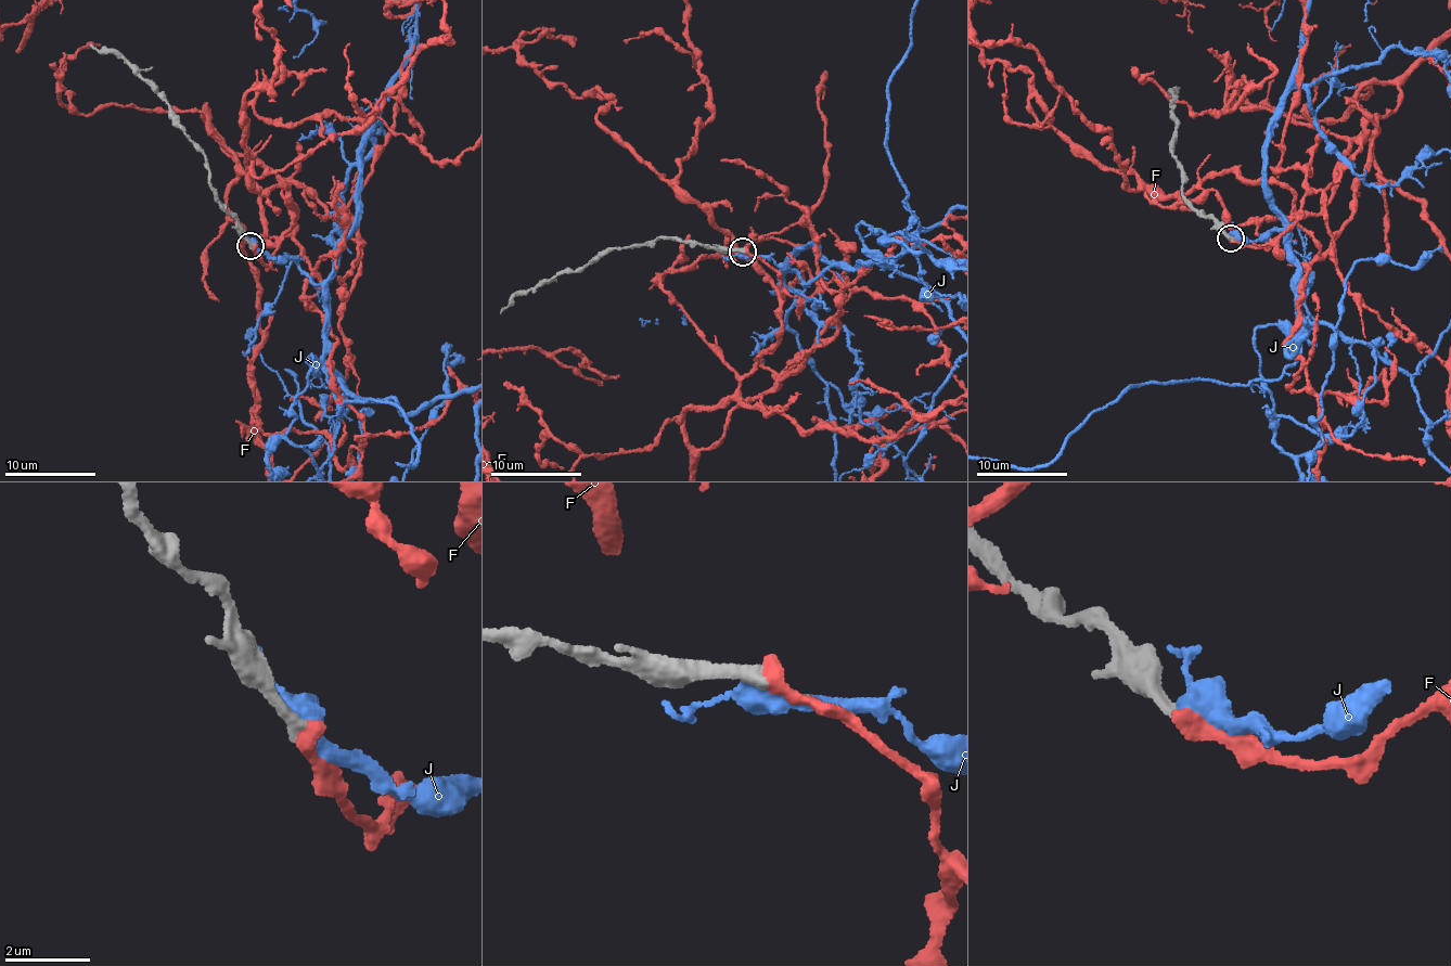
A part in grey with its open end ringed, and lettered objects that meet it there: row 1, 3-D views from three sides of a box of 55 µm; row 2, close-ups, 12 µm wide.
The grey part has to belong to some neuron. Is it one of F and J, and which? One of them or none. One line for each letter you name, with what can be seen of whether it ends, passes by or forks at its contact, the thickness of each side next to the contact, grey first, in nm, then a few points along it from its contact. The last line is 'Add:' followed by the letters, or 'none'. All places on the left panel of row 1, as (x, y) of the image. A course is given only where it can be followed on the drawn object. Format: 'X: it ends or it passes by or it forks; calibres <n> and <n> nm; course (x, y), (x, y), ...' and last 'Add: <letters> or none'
F: it ends; calibres 280 and 460 nm
Add: F

